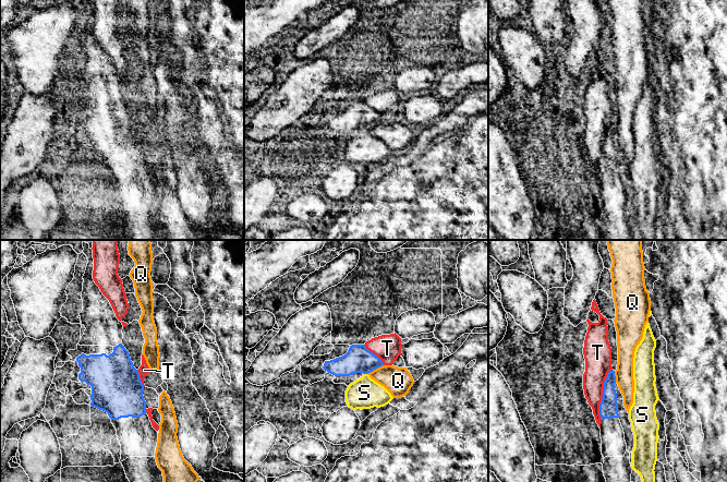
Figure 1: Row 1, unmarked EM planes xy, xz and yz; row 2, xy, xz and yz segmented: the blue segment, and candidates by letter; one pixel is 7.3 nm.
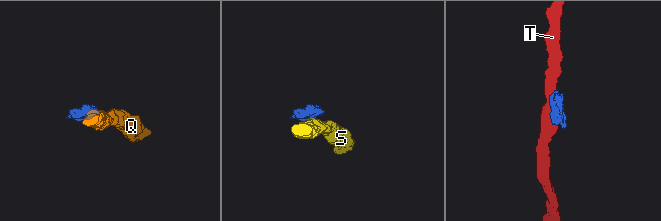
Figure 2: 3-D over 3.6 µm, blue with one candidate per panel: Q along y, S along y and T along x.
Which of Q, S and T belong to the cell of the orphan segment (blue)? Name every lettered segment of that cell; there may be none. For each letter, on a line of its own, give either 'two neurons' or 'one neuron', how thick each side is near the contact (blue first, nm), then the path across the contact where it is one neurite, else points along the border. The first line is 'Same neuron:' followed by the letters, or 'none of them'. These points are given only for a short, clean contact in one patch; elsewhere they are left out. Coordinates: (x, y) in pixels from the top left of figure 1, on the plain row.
Same neuron: none of them
Q: two neurons; calibres 200 and 200 nm; border xz (383, 120), (367, 129)
S: two neurons; calibres 200 and 220 nm; border xz (364, 129), (367, 130)
T: two neurons; calibres 140 and 190 nm

